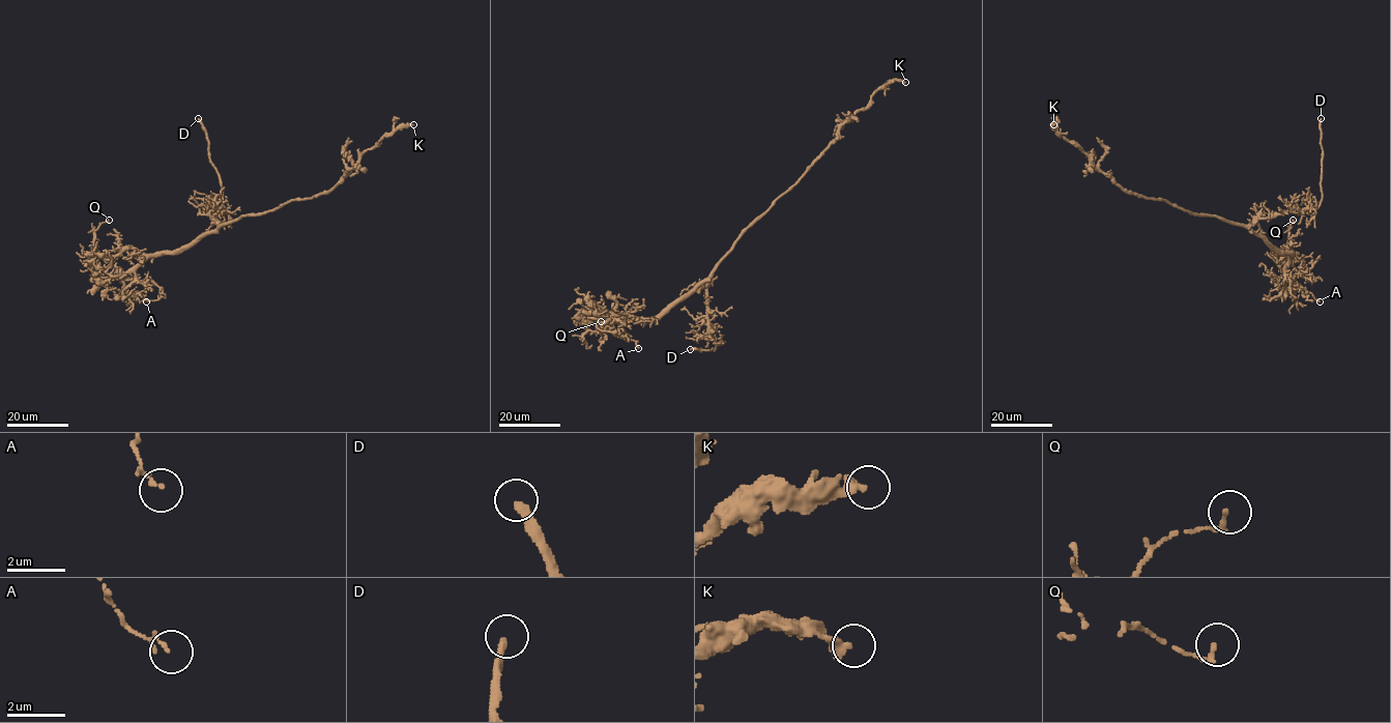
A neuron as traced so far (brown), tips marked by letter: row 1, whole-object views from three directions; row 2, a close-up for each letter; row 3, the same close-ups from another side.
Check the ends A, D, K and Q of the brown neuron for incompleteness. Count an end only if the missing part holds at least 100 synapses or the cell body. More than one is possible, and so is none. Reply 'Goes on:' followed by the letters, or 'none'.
Goes on: D

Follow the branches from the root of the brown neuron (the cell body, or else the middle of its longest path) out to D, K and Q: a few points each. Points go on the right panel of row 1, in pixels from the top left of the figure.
D: (1209, 215), (1247, 225), (1284, 212), (1317, 207), (1322, 198), (1321, 118)
K: (1209, 215), (1184, 210), (1164, 200), (1125, 192), (1108, 175), (1099, 171), (1090, 157), (1052, 127), (1053, 124)
Q: (1209, 215), (1243, 224), (1270, 247), (1291, 254), (1286, 249), (1287, 259), (1288, 230), (1293, 220)

